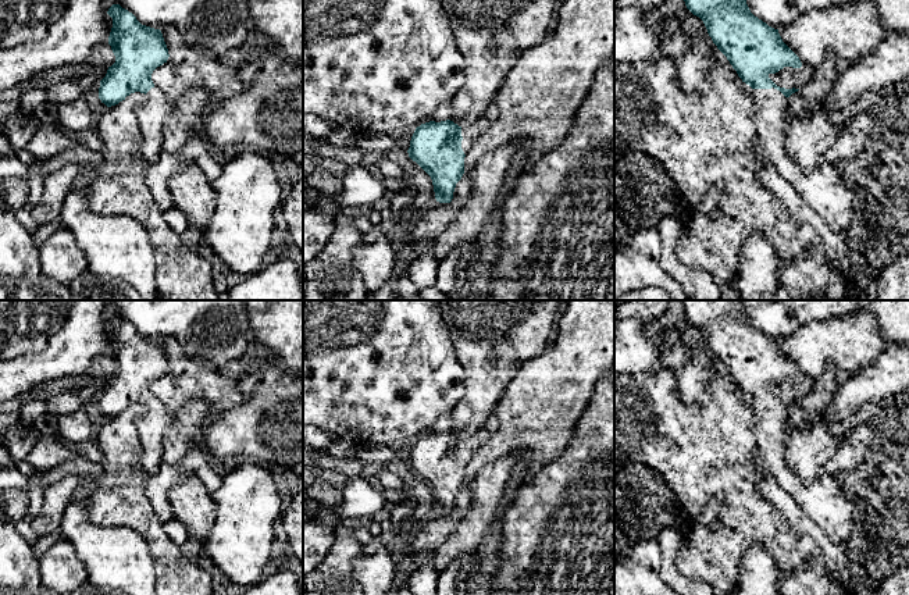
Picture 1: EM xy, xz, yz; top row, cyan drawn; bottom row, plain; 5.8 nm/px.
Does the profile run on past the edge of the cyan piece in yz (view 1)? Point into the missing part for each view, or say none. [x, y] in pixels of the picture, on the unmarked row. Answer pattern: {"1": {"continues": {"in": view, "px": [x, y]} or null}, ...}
{"1": {"continues": null}}

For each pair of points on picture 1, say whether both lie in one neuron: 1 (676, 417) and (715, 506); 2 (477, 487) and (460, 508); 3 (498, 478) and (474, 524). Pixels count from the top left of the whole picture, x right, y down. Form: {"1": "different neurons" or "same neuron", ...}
{"1": "different neurons", "2": "different neurons", "3": "same neuron"}

